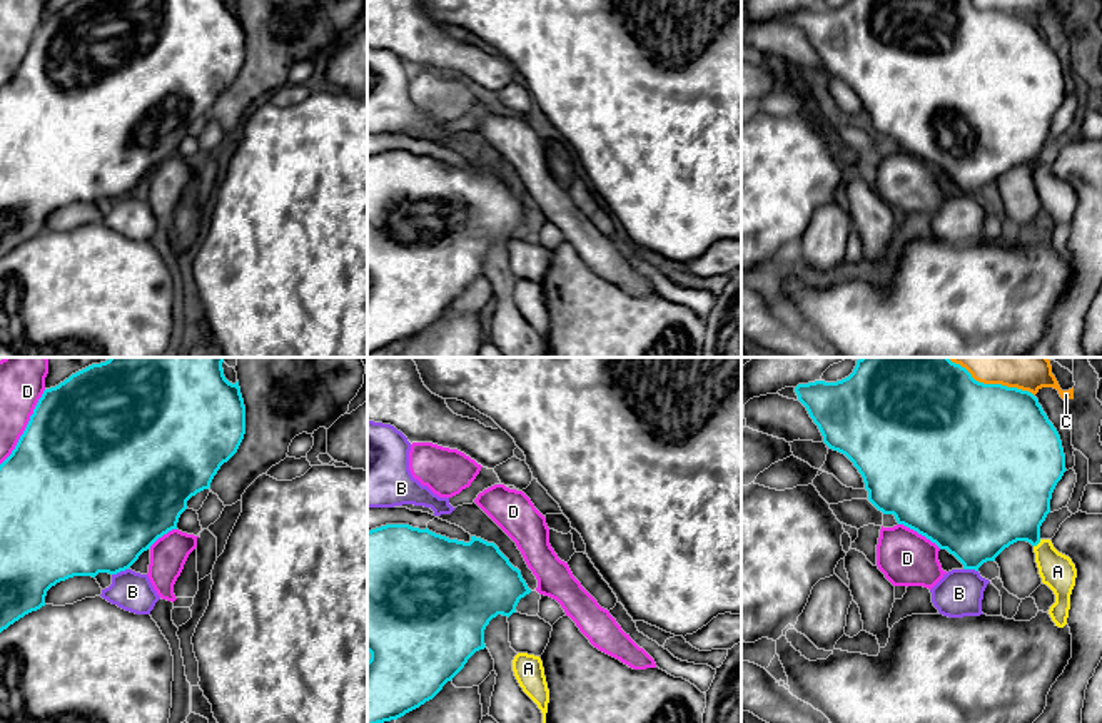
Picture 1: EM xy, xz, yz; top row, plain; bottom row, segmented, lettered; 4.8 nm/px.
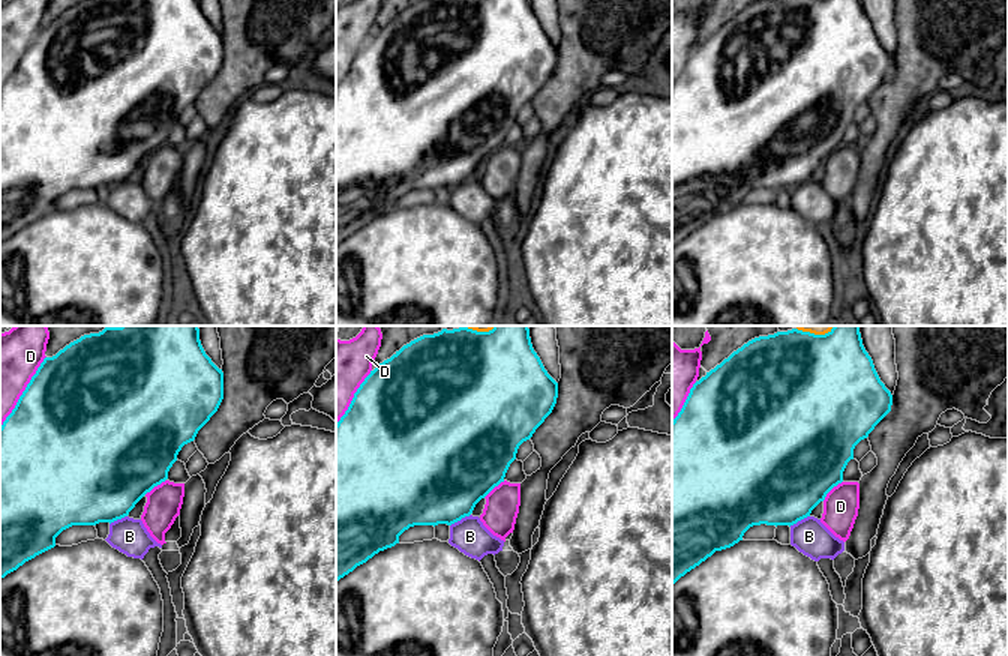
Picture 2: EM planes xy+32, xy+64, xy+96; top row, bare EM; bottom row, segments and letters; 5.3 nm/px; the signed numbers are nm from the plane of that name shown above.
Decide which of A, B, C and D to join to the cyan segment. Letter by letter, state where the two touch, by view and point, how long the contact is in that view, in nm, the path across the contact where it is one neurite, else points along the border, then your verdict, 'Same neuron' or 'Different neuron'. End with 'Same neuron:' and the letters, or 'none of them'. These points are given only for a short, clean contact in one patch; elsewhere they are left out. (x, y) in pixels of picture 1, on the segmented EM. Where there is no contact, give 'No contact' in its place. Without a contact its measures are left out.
A: Touches cyan at yz (1037, 543). Shared border 50 nm. Different neuron
B: Touches cyan at xy (119, 571). Shared border 90 nm. Boundary: xy (127, 568), (112, 575). Different neuron
C: Touches cyan at yz (990, 384). Shared border 460 nm. Different neuron
D: Touches cyan at xy (25, 428). Shared border 420 nm. Different neuron
Same neuron: none of them

